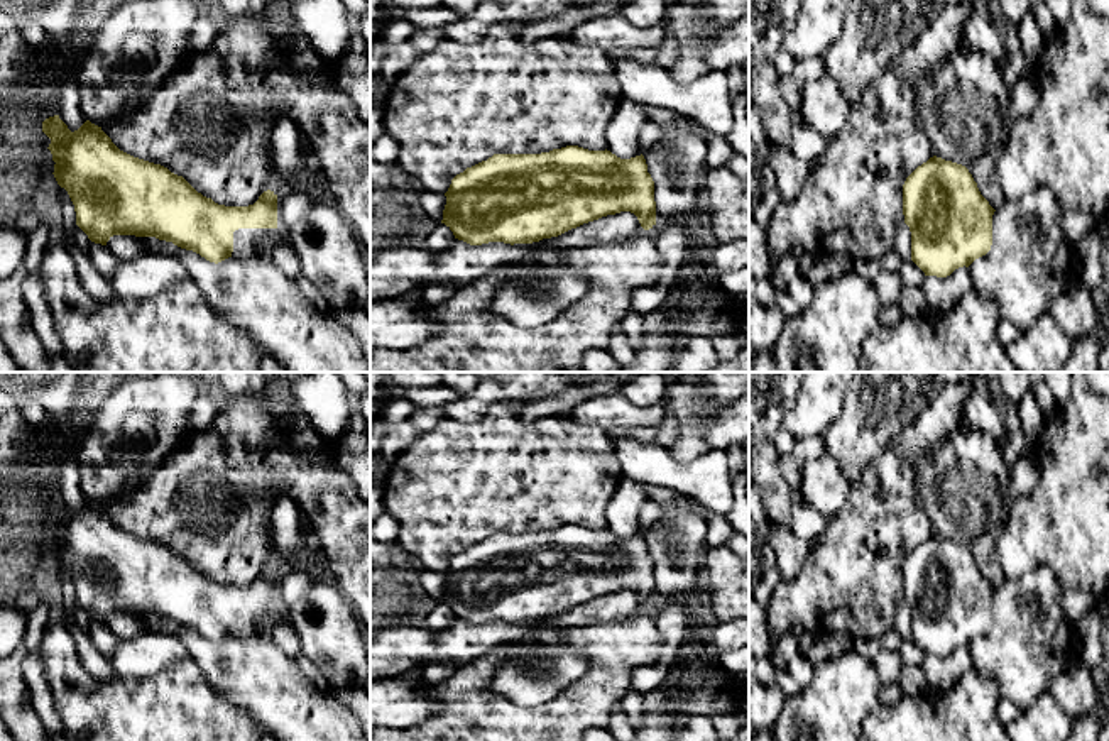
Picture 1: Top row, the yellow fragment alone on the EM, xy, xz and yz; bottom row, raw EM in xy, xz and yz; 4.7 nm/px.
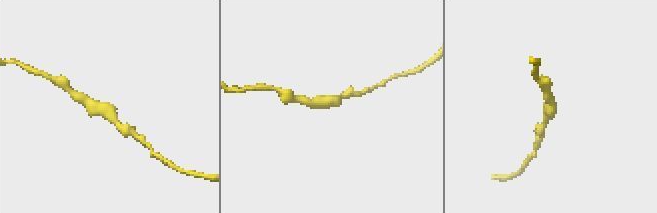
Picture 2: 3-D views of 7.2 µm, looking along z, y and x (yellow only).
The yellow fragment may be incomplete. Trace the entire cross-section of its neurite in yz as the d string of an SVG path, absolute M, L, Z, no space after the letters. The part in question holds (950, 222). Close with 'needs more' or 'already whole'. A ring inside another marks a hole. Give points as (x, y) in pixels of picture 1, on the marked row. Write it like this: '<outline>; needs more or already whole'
M930 157L903 184L911 261L937 277L969 267L991 250L994 211L965 166Z; already whole

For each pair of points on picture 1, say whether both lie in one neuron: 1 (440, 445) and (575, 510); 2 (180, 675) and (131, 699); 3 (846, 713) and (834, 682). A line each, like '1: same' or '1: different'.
1: same
2: same
3: same

